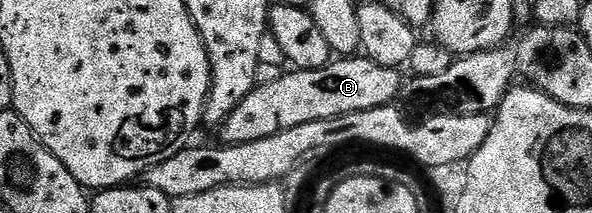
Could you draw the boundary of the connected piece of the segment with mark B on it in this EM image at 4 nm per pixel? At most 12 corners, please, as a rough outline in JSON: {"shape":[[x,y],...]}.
{"shape":[[356,54],[264,79],[218,139],[244,144],[305,122],[385,108],[400,69]]}

